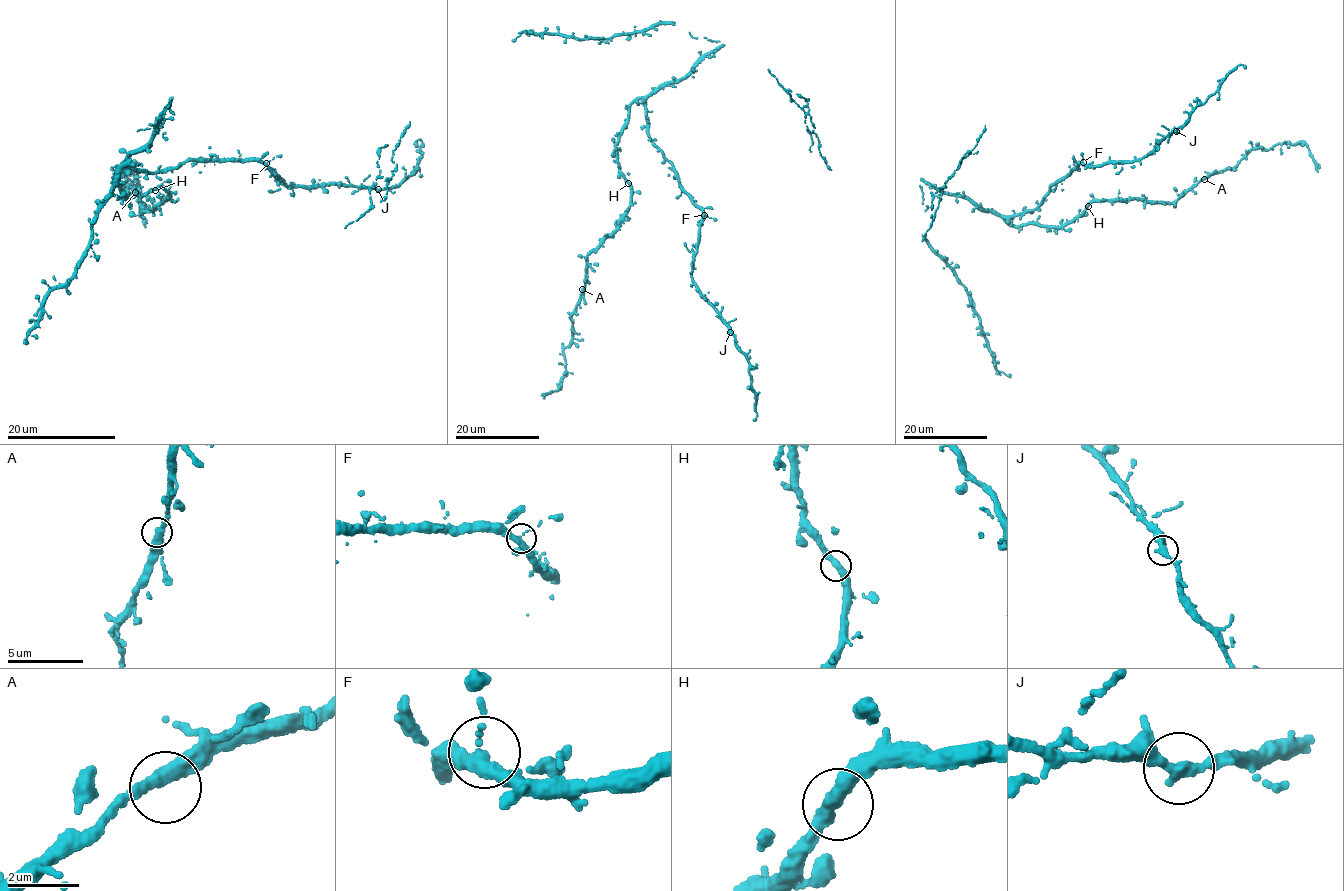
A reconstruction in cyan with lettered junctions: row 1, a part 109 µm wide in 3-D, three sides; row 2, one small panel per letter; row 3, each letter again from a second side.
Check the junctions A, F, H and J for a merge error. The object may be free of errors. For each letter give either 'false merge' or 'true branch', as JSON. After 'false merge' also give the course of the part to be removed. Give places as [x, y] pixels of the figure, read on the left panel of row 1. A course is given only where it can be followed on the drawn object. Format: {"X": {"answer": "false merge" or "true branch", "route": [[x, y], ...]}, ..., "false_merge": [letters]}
{"A": {"answer": "true branch"}, "F": {"answer": "true branch"}, "H": {"answer": "true branch"}, "J": {"answer": "true branch"}, "false_merge": []}

